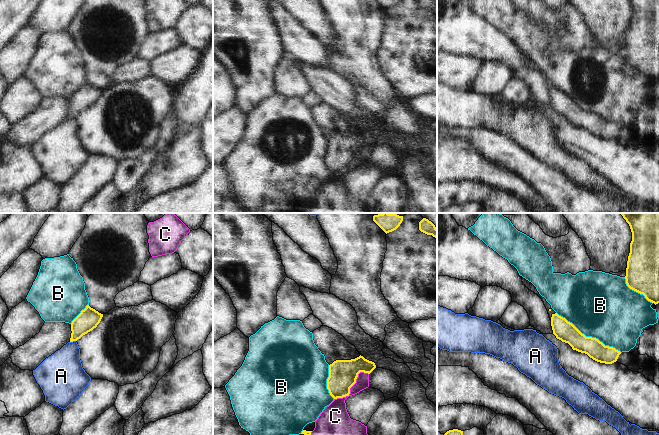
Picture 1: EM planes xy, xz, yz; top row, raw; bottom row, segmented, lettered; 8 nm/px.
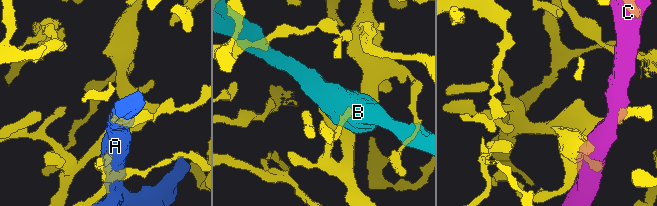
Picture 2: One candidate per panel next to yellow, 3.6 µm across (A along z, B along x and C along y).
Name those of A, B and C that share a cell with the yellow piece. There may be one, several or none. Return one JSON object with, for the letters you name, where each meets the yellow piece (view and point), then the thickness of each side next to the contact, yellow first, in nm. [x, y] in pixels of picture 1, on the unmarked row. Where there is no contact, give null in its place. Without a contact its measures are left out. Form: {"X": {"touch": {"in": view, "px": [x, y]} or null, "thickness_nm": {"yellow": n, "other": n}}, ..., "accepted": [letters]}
{"accepted": []}

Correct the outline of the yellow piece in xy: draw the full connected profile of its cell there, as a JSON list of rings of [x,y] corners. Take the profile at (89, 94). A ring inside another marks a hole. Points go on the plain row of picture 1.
[[[87,81],[71,99],[70,118],[77,117],[83,111],[96,104],[102,93],[103,90]]]

